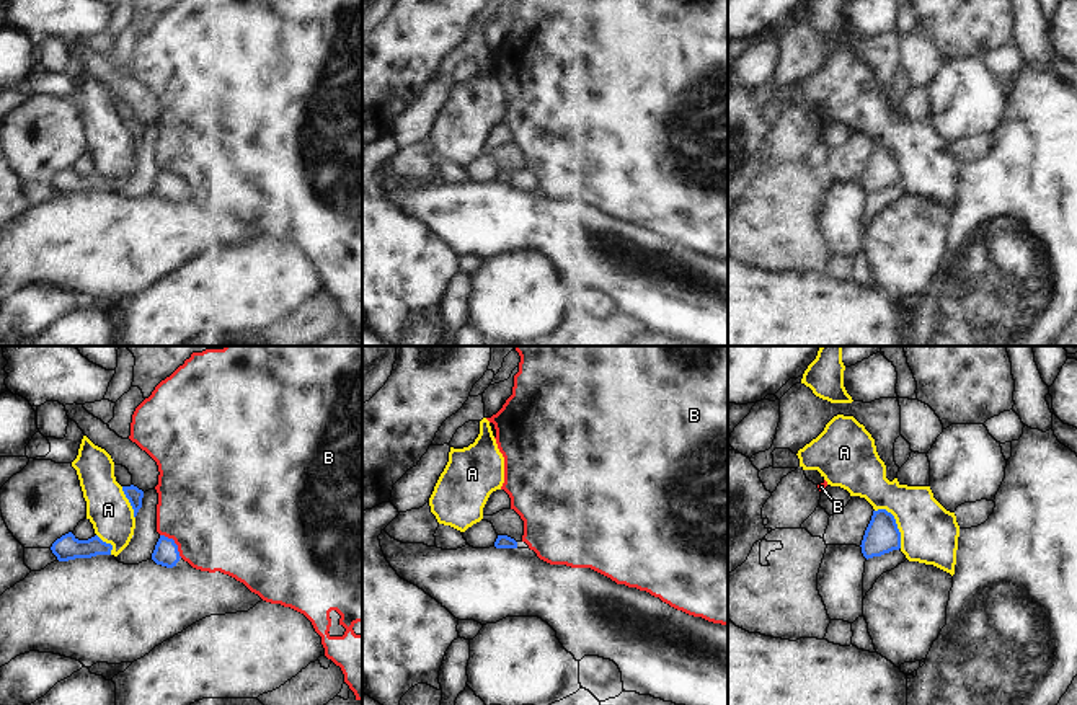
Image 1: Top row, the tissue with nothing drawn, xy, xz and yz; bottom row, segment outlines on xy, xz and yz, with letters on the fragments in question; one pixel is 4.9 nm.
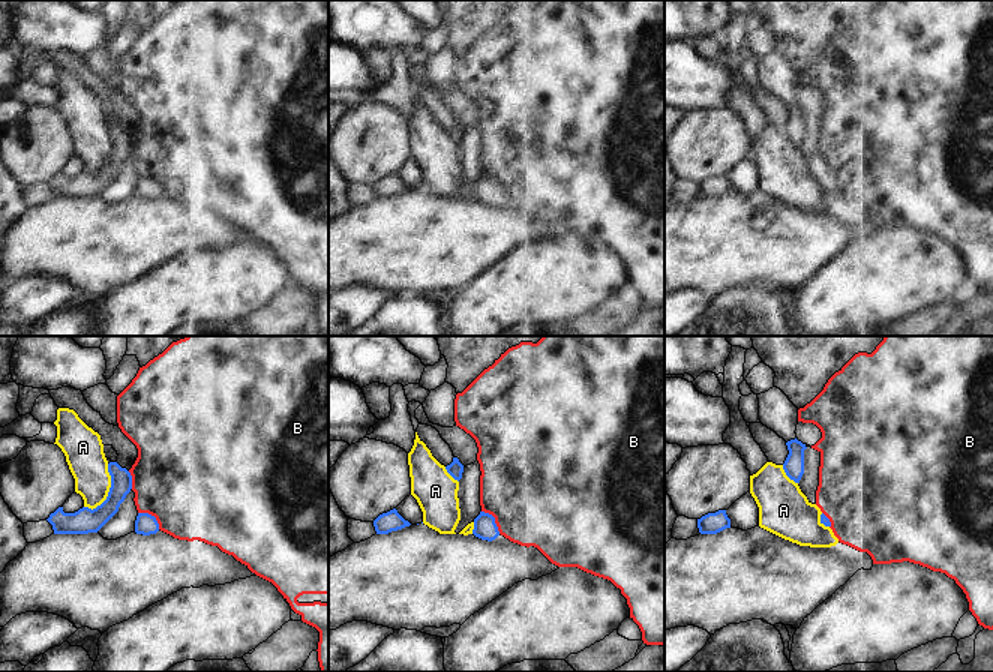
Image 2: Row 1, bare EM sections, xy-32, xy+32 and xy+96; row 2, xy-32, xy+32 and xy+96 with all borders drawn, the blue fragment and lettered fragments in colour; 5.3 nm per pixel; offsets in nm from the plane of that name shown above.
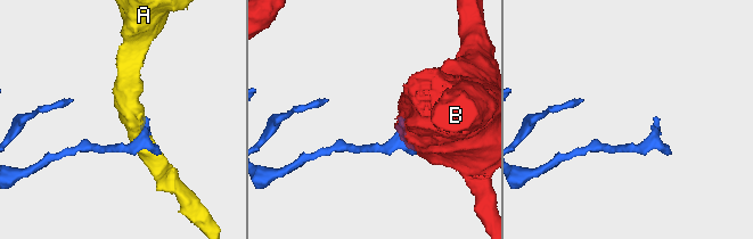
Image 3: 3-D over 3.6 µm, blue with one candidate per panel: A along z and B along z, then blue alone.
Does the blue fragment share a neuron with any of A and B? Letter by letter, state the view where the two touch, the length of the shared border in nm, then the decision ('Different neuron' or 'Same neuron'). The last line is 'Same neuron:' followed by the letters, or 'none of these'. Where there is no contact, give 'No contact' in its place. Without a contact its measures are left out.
A: Touches blue in yz. Shared border 240 nm. Different neuron
B: Touches blue in xy. Shared border 160 nm. Different neuron
Same neuron: none of these

